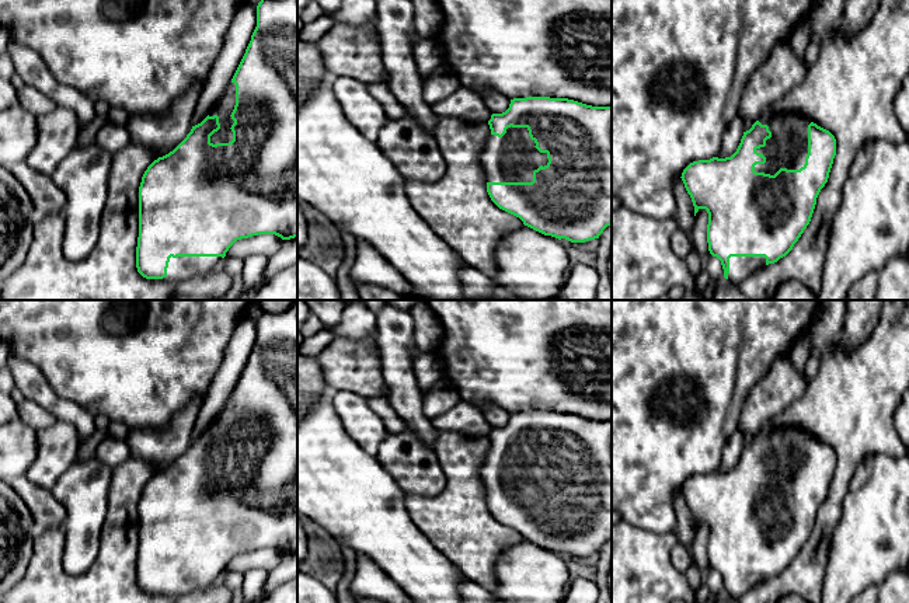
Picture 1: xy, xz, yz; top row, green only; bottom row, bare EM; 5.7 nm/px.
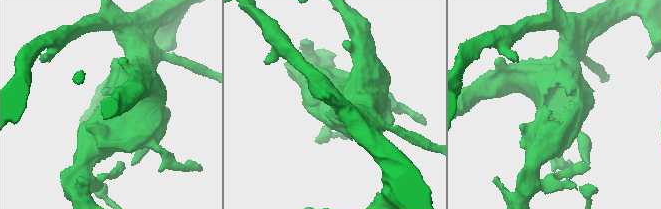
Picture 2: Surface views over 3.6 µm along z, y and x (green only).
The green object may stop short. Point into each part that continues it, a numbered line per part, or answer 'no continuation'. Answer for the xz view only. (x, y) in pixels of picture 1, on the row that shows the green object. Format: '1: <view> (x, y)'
1: xz (512, 157)

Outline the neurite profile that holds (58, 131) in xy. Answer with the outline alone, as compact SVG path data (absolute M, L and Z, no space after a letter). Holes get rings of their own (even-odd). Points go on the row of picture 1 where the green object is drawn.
M56 107L36 116L38 140L27 157L36 171L52 175L58 164L76 147L80 122L74 111Z

